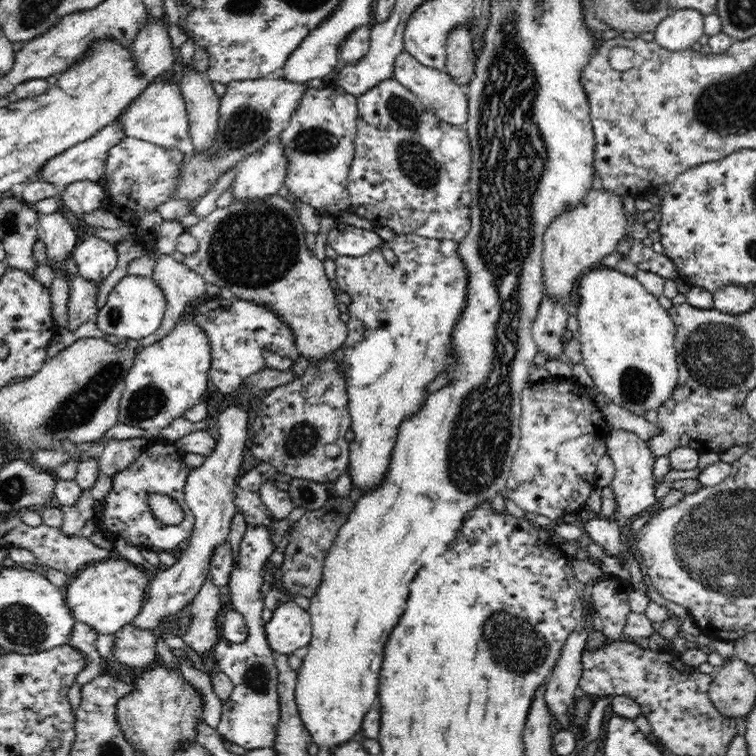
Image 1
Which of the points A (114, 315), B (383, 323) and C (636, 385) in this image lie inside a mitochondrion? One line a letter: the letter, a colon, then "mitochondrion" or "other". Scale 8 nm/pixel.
A: mitochondrion
B: other
C: mitochondrion

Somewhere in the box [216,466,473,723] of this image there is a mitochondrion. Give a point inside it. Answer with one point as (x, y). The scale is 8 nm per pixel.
(256, 677)

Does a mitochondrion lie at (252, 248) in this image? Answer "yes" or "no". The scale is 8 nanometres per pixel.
yes

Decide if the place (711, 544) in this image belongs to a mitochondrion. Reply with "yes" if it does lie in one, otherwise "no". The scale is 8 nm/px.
yes

